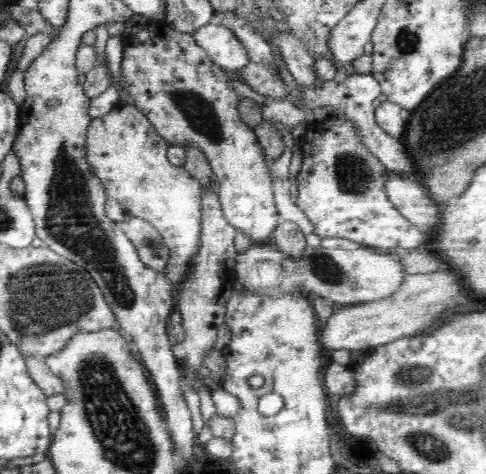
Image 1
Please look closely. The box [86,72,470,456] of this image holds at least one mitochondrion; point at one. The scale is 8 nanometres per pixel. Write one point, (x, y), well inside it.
(198, 110)

